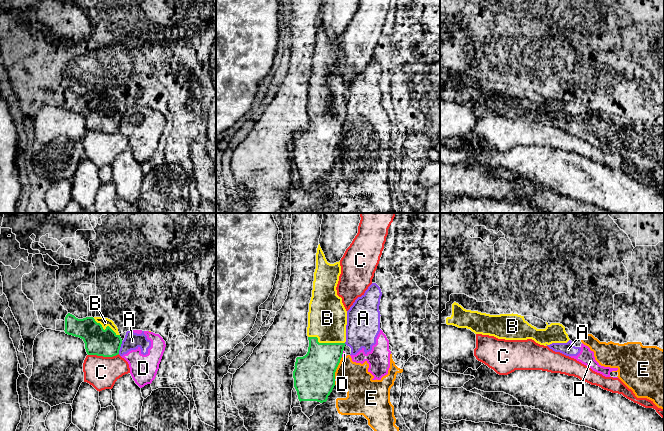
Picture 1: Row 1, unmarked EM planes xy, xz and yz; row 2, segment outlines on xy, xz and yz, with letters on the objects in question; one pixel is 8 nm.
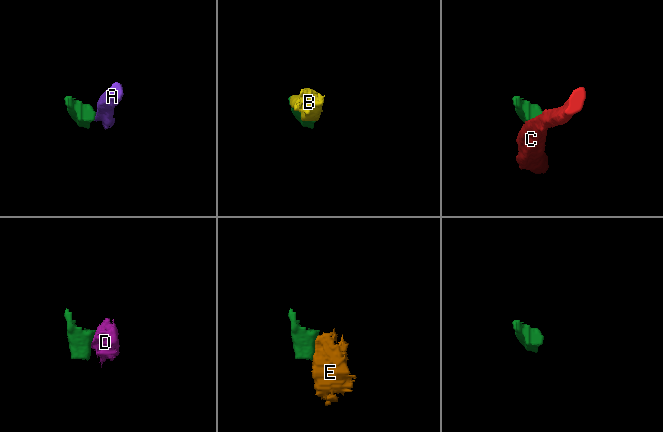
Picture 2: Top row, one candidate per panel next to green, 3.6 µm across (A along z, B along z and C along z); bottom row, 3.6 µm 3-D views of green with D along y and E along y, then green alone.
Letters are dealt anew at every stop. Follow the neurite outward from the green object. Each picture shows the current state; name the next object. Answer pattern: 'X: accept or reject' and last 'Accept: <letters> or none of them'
A: reject
B: accept
C: reject
D: reject
E: reject
Accept: B

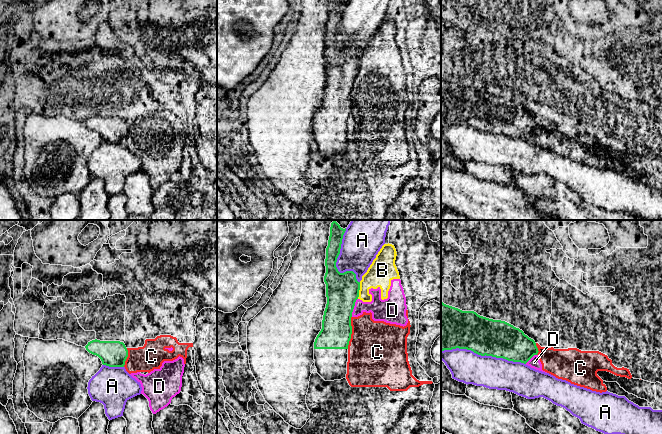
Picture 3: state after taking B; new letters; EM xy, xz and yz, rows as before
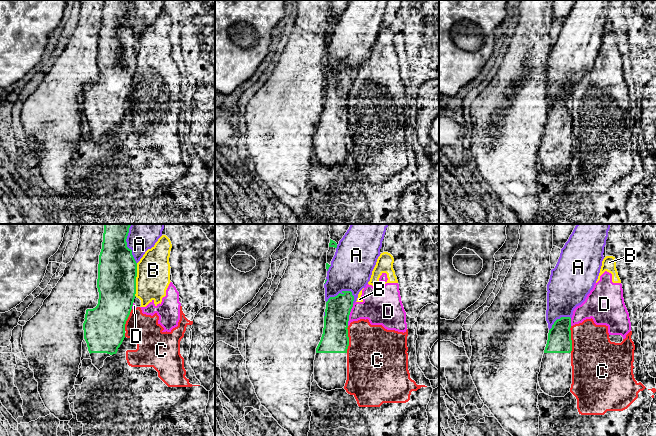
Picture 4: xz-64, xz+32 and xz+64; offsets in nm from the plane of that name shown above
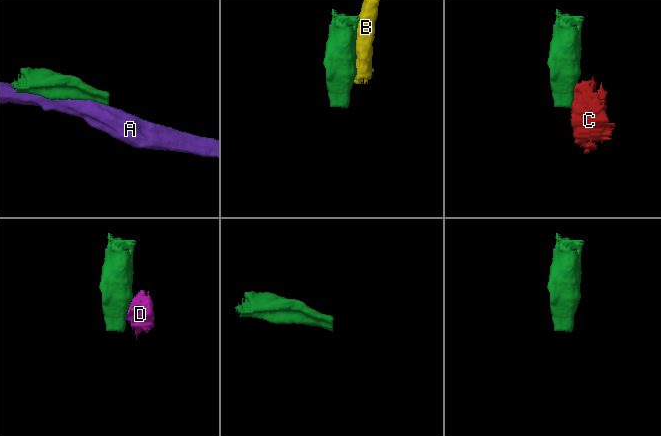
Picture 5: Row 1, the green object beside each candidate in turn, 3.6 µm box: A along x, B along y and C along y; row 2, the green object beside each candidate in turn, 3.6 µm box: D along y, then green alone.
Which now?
A: reject
B: reject
C: reject
D: reject
Accept: none of them

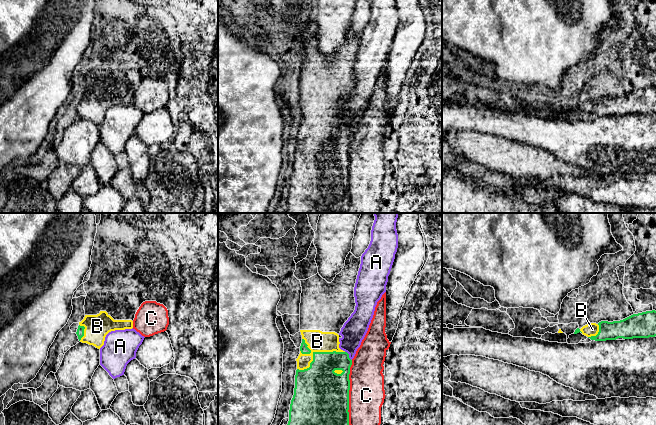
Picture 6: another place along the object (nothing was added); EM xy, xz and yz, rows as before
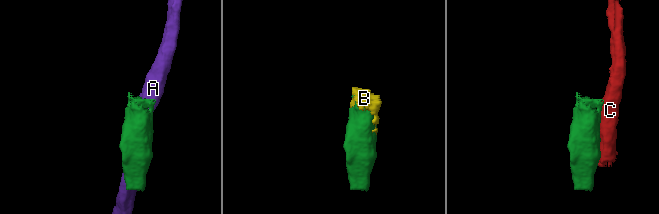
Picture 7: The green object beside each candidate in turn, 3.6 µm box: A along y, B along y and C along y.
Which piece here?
A: reject
B: accept
C: reject
Accept: B

